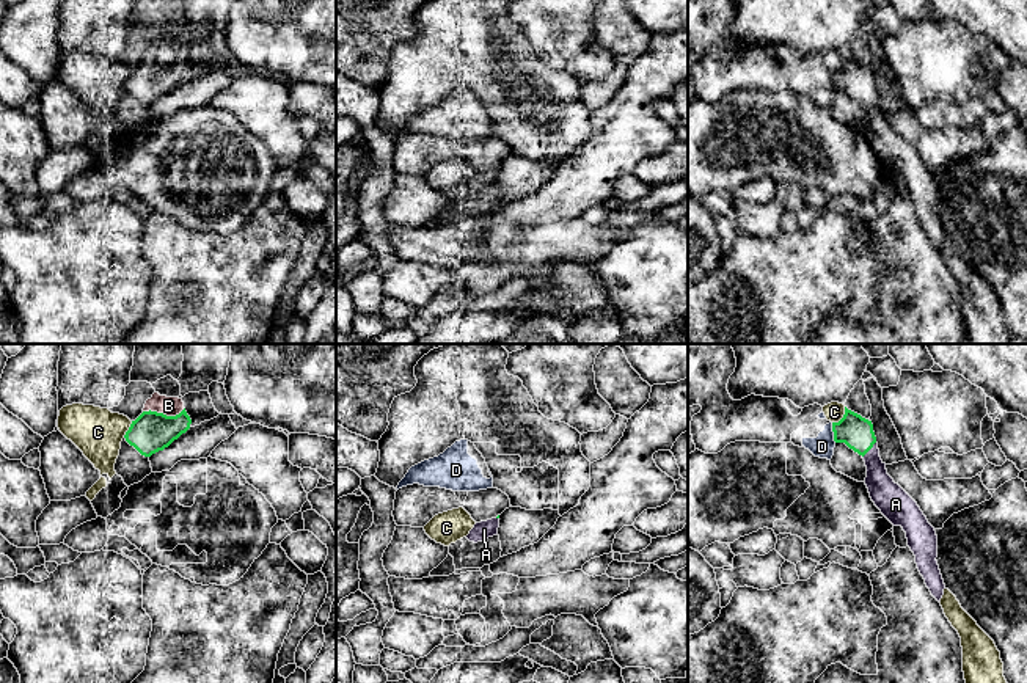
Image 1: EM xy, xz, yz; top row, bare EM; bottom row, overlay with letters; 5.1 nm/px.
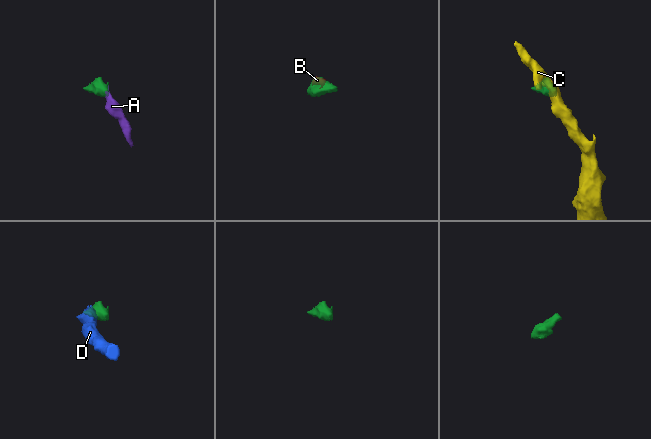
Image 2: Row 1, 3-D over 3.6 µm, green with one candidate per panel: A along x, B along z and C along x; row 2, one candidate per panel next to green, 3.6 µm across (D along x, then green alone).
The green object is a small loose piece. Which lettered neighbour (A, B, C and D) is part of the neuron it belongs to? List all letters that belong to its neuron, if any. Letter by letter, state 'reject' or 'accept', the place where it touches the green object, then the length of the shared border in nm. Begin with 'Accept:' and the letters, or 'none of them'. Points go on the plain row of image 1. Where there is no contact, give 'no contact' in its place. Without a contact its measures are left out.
Accept: A, B
A: accept; contact yz (870, 96); length 110 nm
B: accept; contact xy (164, 63); length 220 nm
C: reject; contact yz (844, 65); length 110 nm
D: reject; contact yz (833, 79); length 110 nm

